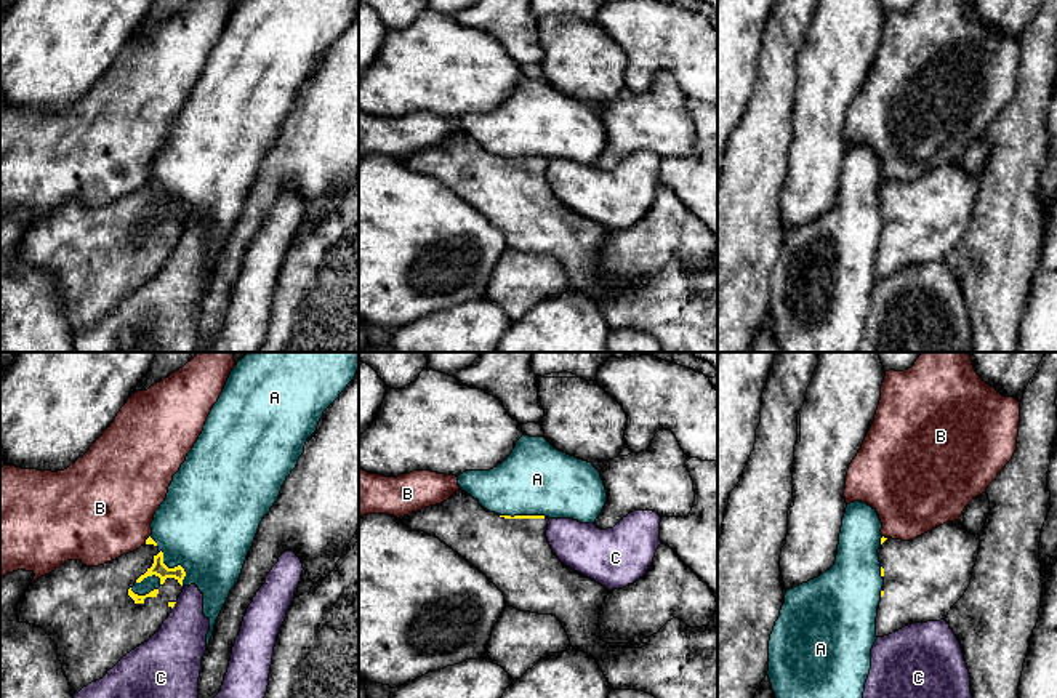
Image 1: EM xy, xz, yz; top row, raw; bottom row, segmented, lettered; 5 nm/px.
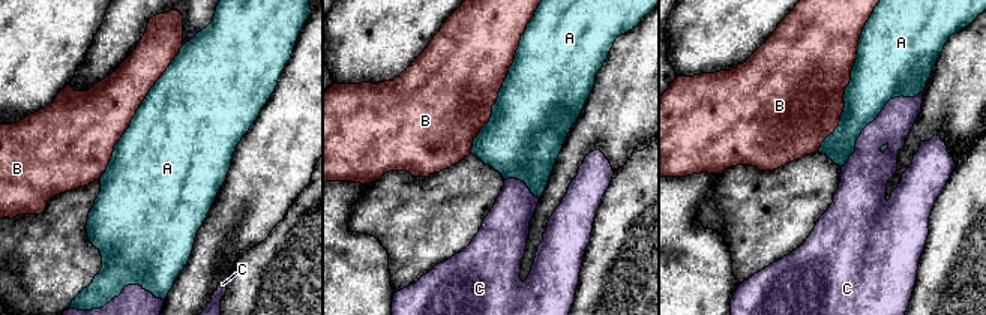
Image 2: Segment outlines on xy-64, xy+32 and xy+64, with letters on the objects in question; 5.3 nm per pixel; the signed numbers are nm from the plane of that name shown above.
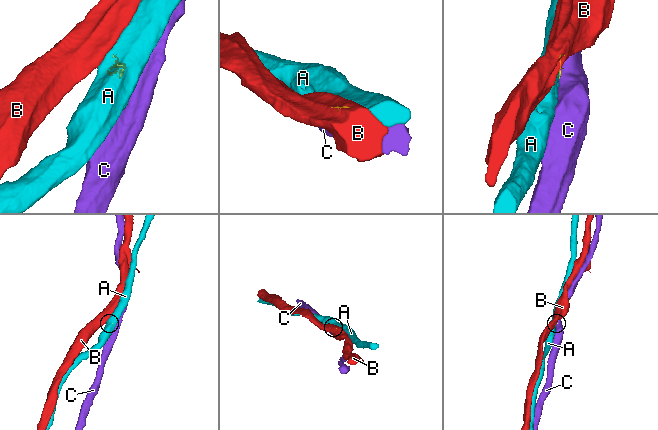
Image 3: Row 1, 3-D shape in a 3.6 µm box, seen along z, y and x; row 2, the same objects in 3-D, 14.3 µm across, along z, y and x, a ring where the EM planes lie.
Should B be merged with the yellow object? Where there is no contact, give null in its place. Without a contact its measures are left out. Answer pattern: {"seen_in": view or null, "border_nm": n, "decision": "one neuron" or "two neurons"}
{"seen_in": "xy", "border_nm": 50, "decision": "two neurons"}

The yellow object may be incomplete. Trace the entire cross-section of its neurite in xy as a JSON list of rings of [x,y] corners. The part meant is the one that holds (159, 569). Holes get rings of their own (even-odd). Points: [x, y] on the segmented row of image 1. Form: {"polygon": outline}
{"polygon": [[[149,536],[139,549],[104,565],[86,567],[80,560],[67,560],[54,572],[37,578],[18,604],[18,620],[46,631],[58,647],[58,660],[75,695],[102,679],[127,653],[160,629],[184,589],[184,576],[181,565],[168,568],[163,564],[163,552]],[[152,575],[160,578],[159,589],[146,596],[131,591],[136,583]]]}

